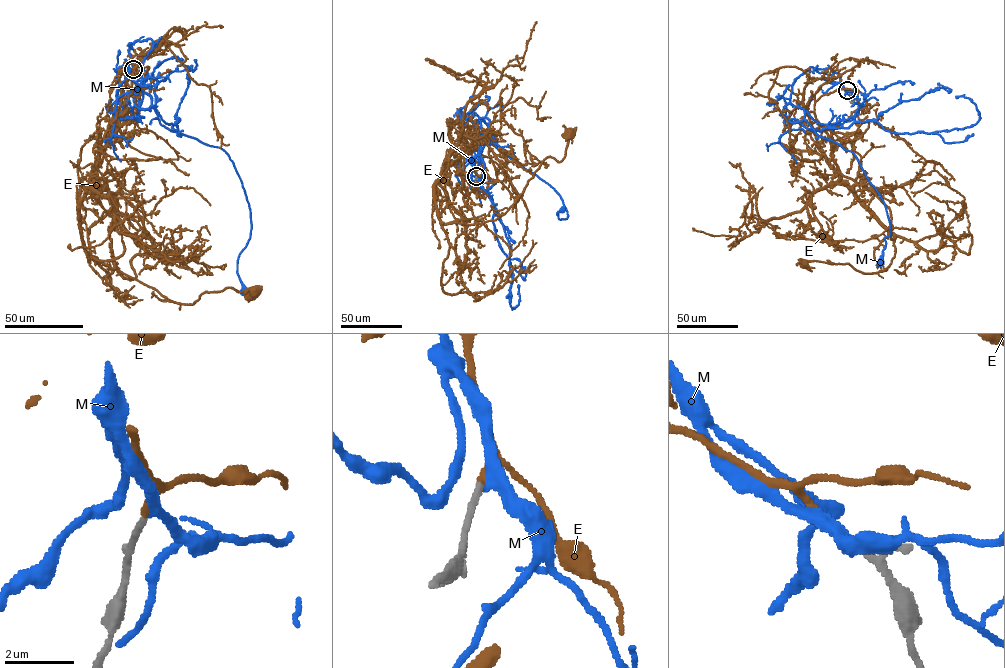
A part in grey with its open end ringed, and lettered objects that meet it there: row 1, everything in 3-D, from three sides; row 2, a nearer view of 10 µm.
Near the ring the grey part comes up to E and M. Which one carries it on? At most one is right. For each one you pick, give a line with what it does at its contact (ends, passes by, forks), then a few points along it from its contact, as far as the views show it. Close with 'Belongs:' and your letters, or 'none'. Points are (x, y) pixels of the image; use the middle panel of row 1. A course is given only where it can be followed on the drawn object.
E: It ends there. Its course: (476, 176), (471, 143), (434, 186), (442, 223), (495, 220), (544, 160), (562, 159), (571, 132)
Belongs: E

